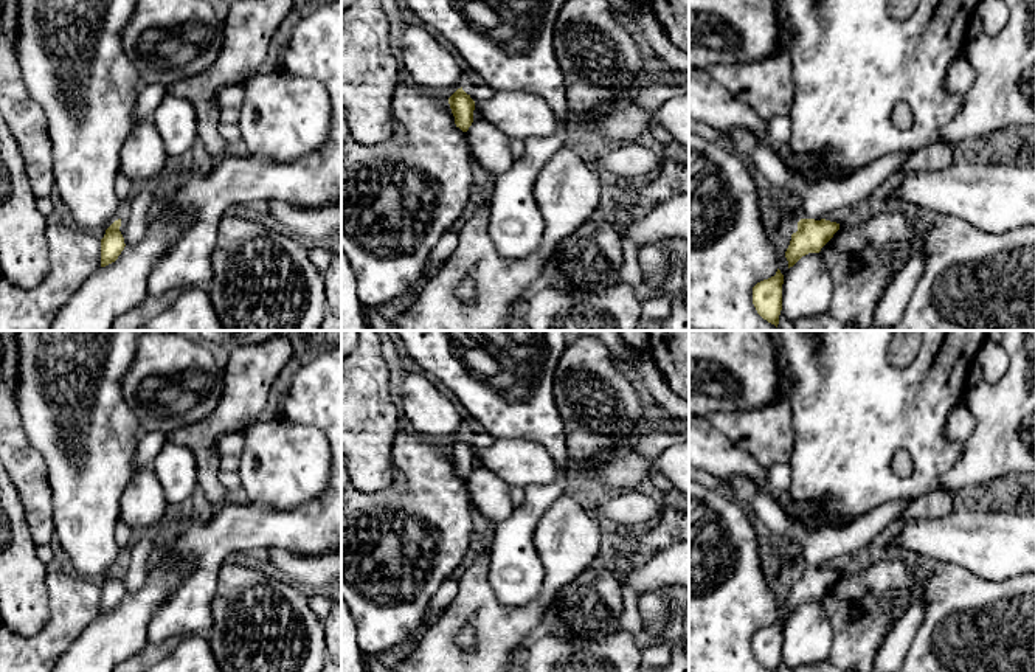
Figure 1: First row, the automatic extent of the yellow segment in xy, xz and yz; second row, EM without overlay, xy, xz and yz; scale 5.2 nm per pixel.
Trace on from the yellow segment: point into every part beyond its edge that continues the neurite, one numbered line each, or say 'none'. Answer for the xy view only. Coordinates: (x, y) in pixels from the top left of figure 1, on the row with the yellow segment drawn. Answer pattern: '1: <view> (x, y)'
none

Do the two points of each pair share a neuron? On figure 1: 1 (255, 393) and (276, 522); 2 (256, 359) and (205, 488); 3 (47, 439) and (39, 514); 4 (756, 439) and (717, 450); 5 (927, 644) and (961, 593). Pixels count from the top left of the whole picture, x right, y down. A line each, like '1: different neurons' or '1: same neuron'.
1: different neurons
2: same neuron
3: different neurons
4: different neurons
5: same neuron

